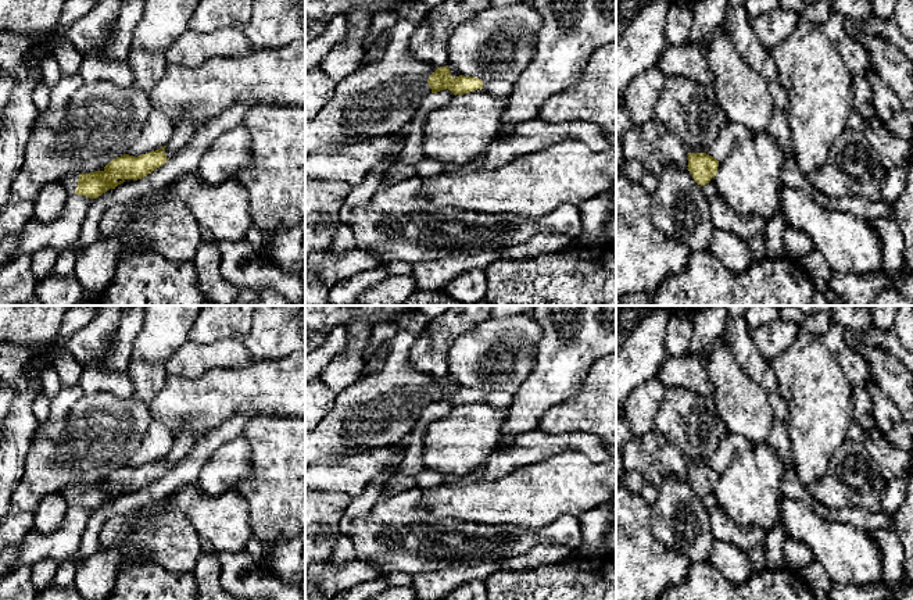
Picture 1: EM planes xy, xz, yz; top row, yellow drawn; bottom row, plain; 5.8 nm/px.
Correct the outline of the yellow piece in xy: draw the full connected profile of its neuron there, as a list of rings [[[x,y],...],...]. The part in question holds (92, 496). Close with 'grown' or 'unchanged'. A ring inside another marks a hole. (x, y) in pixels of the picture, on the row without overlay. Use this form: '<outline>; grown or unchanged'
[[[185,426],[175,435],[173,446],[164,458],[137,468],[123,465],[108,474],[103,482],[68,486],[61,489],[60,493],[68,504],[97,510],[123,493],[147,488],[185,458],[193,447],[194,433],[190,426]]]; grown

